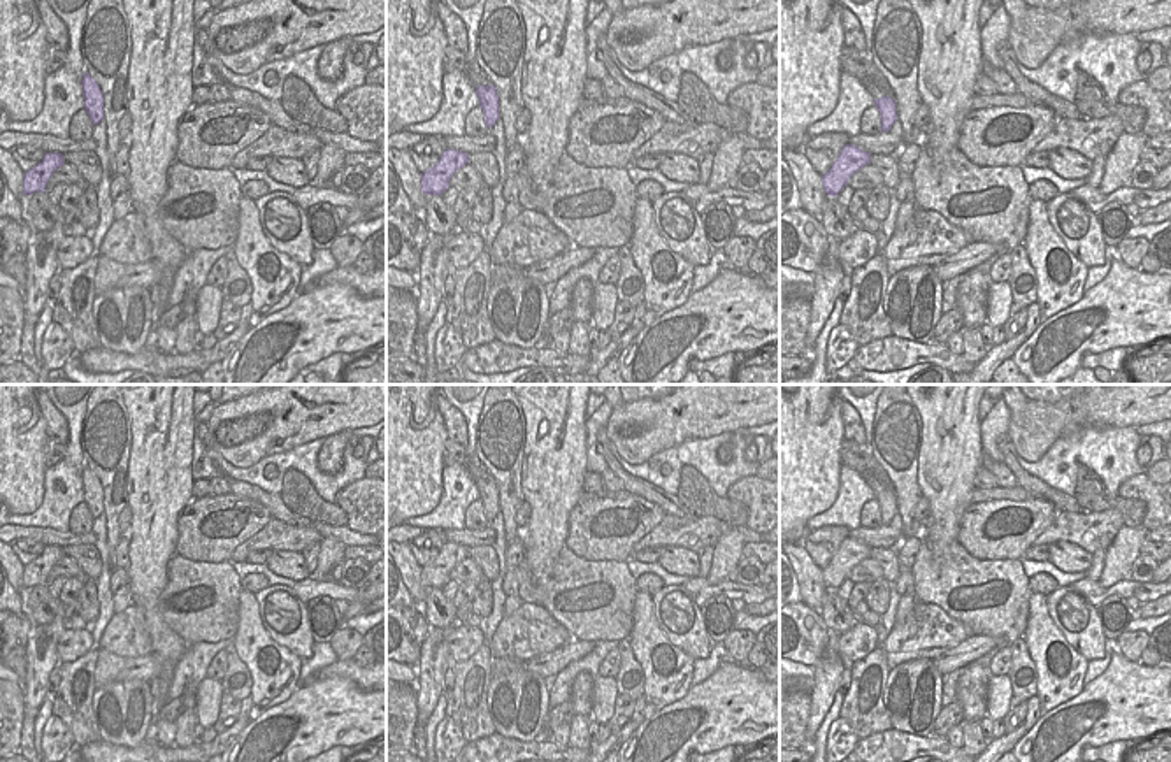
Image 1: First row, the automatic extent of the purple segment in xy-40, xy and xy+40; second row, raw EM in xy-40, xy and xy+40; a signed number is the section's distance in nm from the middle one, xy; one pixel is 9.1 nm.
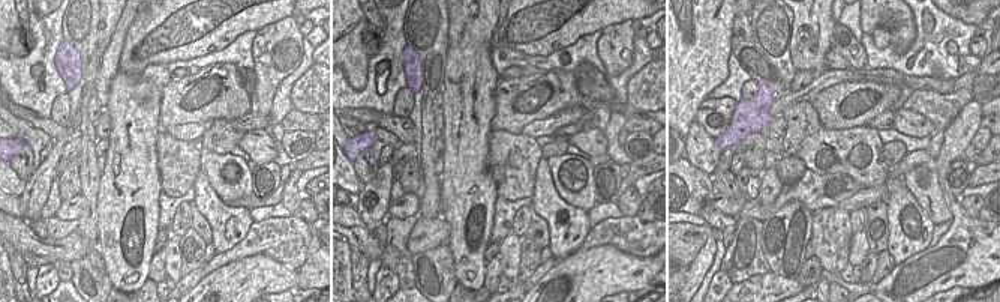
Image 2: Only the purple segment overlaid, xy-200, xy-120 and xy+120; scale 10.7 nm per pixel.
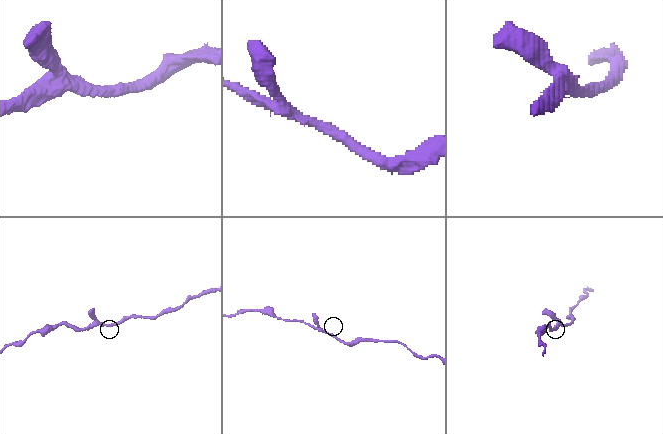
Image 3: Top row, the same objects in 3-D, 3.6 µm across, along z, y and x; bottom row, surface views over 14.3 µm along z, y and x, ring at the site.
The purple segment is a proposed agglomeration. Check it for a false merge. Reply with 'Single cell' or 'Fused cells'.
Single cell.

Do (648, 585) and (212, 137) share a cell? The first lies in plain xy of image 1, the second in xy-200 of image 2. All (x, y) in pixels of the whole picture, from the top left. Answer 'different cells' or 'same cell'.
same cell

